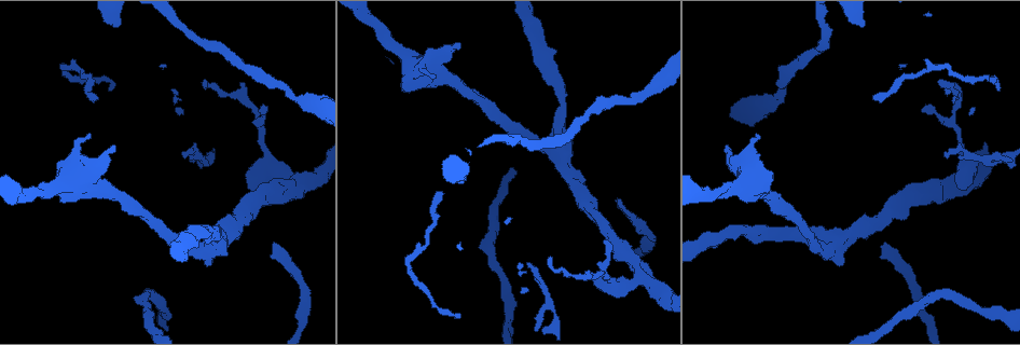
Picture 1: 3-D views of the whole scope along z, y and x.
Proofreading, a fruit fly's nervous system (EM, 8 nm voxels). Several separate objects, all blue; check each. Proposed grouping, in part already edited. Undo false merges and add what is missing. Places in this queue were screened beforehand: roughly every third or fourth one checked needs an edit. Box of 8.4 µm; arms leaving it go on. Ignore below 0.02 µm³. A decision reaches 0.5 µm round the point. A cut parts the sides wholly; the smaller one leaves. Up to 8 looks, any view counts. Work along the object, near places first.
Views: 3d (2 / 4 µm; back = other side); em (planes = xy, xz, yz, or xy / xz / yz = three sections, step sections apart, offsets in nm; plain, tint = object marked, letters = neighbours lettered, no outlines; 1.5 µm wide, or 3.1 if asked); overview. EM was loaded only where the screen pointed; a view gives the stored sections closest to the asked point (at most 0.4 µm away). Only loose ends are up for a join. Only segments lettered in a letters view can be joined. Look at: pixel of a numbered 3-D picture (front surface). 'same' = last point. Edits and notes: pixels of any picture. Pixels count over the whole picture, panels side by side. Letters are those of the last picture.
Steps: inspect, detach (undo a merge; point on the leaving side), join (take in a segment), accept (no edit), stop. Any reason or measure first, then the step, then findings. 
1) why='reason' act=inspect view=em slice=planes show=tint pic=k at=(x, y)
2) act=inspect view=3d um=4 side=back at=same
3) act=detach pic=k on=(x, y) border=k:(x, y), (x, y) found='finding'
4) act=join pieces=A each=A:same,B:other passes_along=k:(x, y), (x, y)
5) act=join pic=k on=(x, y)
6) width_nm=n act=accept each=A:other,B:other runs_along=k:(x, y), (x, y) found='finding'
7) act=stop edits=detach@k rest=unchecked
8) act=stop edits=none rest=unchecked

why='long arm stops here' act=inspect view=em slice=yz step=4 show=tint pic=1 at=(865, 25)

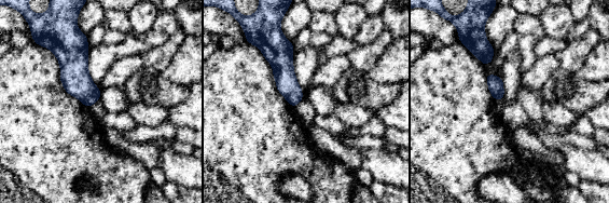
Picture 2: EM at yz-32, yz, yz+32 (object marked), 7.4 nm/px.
act=inspect view=em slice=planes show=letters at=same

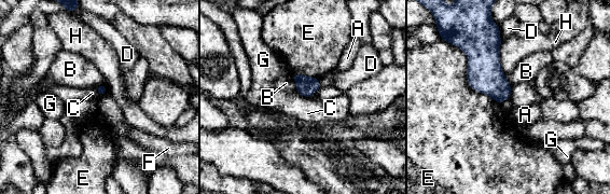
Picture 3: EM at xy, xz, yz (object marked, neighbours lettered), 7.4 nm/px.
act=accept each=A:other,B:other,C:other,D:other,E:other,F:other,G:other,H:other found='none of them fits'

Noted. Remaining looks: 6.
act=inspect view=3d um=4 pic=1 at=(97, 99)

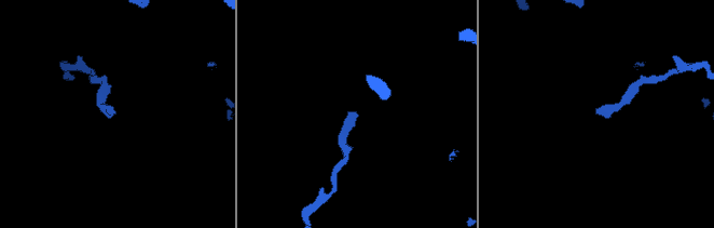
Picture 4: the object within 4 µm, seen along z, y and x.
why='now the EM' act=inspect view=em slice=planes show=tint pic=4 at=(595, 114)

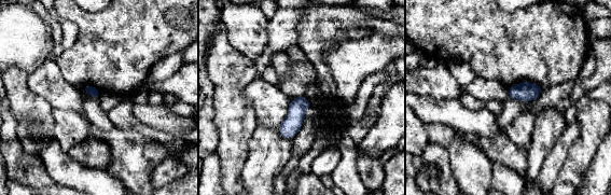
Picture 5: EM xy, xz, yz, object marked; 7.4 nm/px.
why='what lies round it' act=inspect view=em slice=planes show=letters at=same

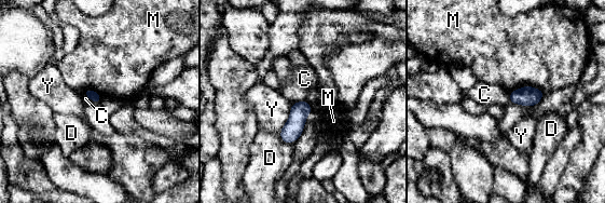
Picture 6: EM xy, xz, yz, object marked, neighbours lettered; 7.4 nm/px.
width_nm=80 act=accept each=C:other,D:other,M:other,Y:other border=6:(304, 100), (293, 103) found='no lettered segment goes on from it'

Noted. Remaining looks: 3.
why='thin end' act=inspect view=em slice=planes show=letters pic=1 at=(881, 247)

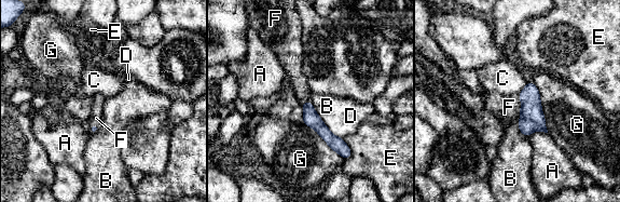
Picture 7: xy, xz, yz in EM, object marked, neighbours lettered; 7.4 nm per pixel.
act=join pieces=F each=A:other,B:other,C:other,D:other,E:other,F:same,G:other passes_along=7:(532, 119), (520, 110), (509, 107) found='the neuron continues'

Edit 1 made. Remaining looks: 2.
act=stop edits=join@7 rest=unchecked

